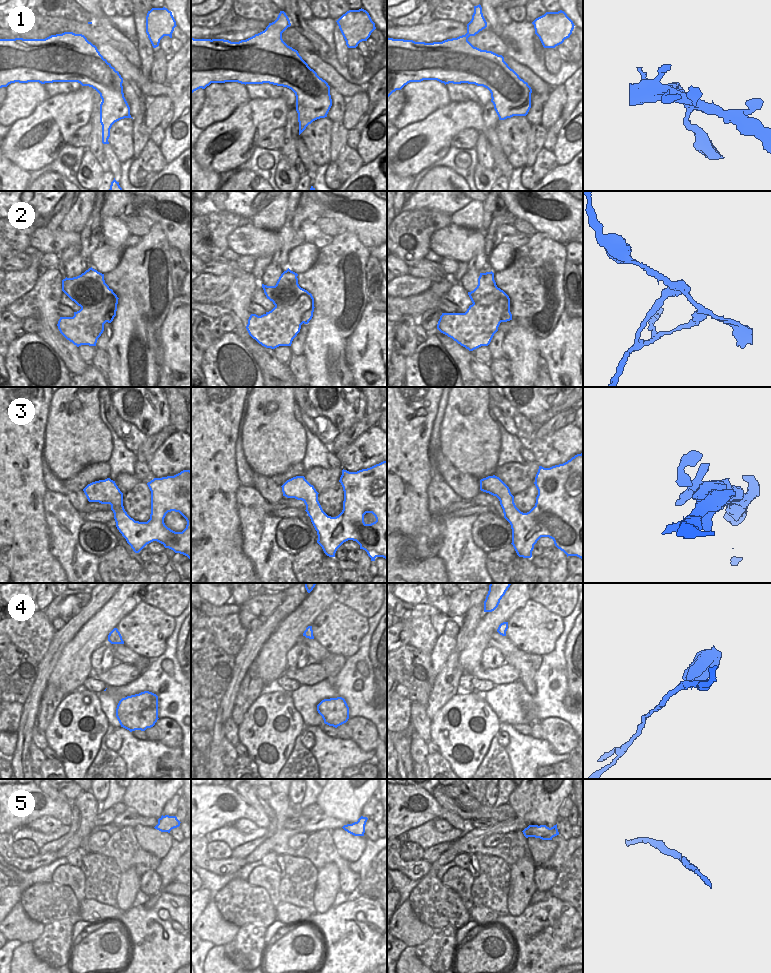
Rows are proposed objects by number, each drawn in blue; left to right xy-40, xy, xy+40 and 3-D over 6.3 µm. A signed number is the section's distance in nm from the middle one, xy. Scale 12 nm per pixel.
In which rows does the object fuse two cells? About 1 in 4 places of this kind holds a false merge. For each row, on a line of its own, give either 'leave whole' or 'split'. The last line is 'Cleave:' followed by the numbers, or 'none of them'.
1: leave whole
2: split
3: leave whole
4: leave whole
5: leave whole
Cleave: 2

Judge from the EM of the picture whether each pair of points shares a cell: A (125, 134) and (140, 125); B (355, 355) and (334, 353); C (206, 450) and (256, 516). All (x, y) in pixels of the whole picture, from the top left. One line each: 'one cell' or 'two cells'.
A: two cells
B: two cells
C: two cells

